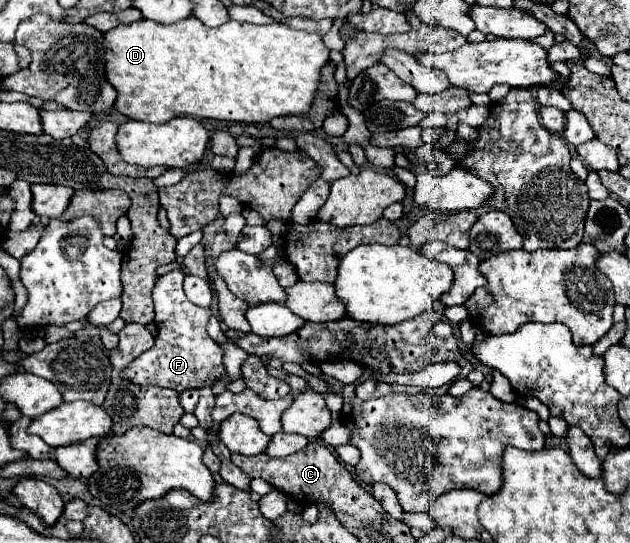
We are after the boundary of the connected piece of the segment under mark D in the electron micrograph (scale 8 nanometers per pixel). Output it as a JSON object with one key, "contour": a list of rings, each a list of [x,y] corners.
{"contour":[[[187,17],[187,19],[171,23],[171,25],[163,25],[163,23],[141,19],[141,21],[135,21],[135,23],[127,23],[127,25],[119,25],[119,27],[111,29],[107,35],[103,35],[103,47],[105,47],[105,55],[103,55],[105,77],[107,77],[107,81],[111,85],[115,85],[115,91],[117,91],[115,109],[119,113],[123,113],[125,117],[129,117],[129,119],[147,121],[147,123],[165,123],[171,117],[191,115],[191,117],[199,117],[199,119],[209,117],[209,119],[219,119],[219,121],[264,124],[269,123],[273,117],[307,113],[307,109],[311,107],[311,101],[315,97],[317,85],[319,85],[319,71],[329,61],[329,49],[323,45],[323,39],[319,35],[315,35],[315,33],[297,31],[297,29],[291,29],[289,25],[283,25],[283,23],[253,25],[253,23],[239,23],[239,21],[233,21],[233,19],[223,23],[223,25],[219,25],[219,27],[207,27],[197,17]]]}

